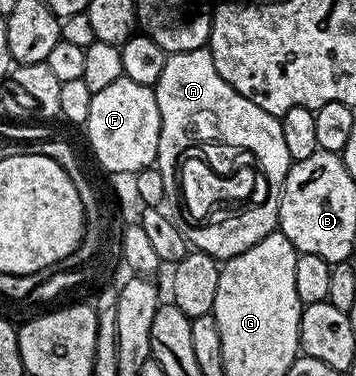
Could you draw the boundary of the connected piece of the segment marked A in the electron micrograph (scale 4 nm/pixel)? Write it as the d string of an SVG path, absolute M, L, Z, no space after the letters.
M207 48L168 54L165 68L161 68L161 76L153 89L157 108L161 112L161 132L155 166L162 172L162 179L165 180L165 188L168 191L174 187L171 172L175 154L202 143L205 134L215 134L245 144L248 153L253 155L269 184L267 205L252 210L251 214L243 214L243 217L236 217L234 221L198 225L195 228L178 218L175 220L177 232L181 232L181 236L185 236L185 240L194 249L213 256L216 260L241 256L241 252L249 252L249 248L265 240L265 236L276 233L279 225L279 197L283 191L283 181L292 164L289 148L285 144L285 135L281 133L279 118L265 112L265 108L257 108L253 100L245 100L245 96L241 96L233 87L225 84L225 80L221 80L213 64L211 51Z

